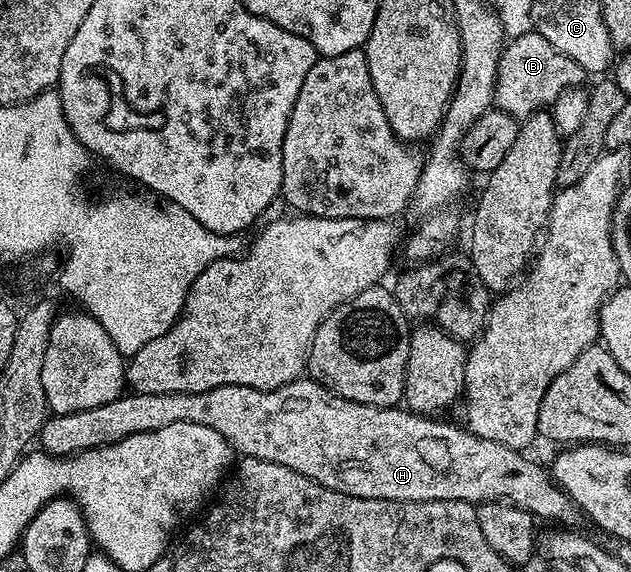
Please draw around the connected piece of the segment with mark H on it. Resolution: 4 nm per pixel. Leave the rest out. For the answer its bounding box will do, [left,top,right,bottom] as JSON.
[39,375,583,527]

